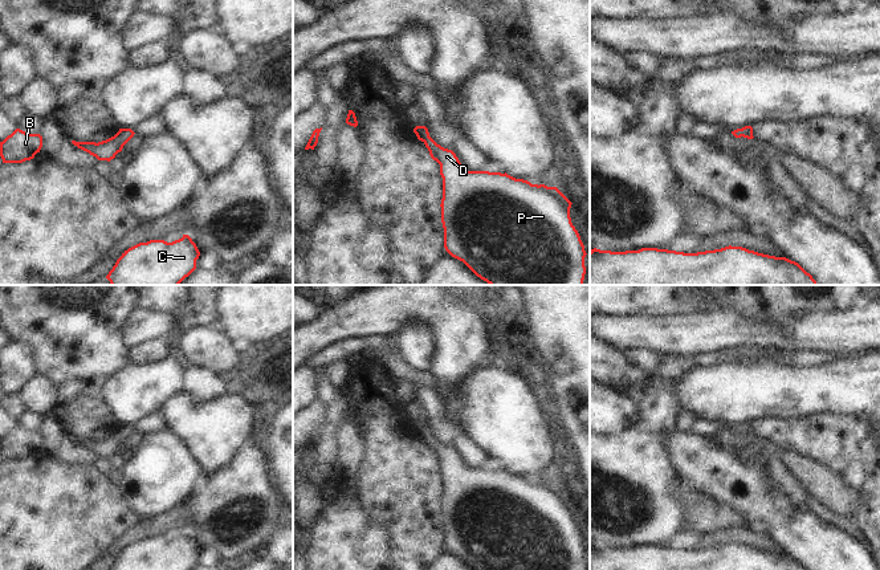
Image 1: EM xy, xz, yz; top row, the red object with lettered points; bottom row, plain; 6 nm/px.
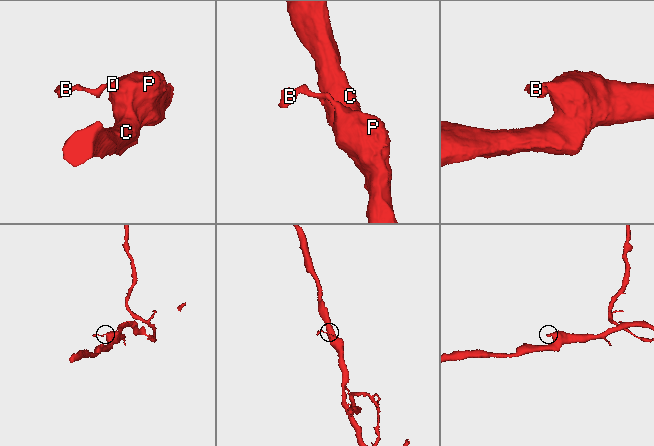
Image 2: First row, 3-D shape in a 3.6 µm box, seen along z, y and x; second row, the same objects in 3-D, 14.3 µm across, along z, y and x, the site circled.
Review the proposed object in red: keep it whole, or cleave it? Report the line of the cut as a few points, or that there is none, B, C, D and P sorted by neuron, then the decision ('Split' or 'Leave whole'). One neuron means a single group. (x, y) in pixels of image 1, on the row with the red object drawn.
No split. Groups: B C D P. Leave whole

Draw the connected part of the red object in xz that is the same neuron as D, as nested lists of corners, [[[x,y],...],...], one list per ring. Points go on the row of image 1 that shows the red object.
[[[416,126],[413,133],[425,144],[431,158],[440,164],[444,248],[452,257],[463,261],[489,285],[583,285],[587,253],[571,223],[573,203],[557,187],[531,184],[506,172],[467,171],[452,150],[441,147],[429,137],[425,126]]]

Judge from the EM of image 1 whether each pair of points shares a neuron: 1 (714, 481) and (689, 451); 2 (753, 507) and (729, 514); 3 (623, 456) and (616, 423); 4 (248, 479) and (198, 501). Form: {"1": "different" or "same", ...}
{"1": "same", "2": "different", "3": "different", "4": "same"}

